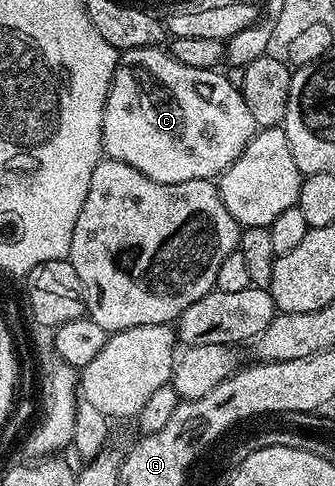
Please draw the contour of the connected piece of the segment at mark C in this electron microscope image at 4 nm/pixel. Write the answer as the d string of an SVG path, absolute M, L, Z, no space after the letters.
M163 47L125 48L119 53L102 114L103 155L142 170L154 182L190 182L219 177L238 159L258 129L240 90L230 86L223 71L186 66Z

